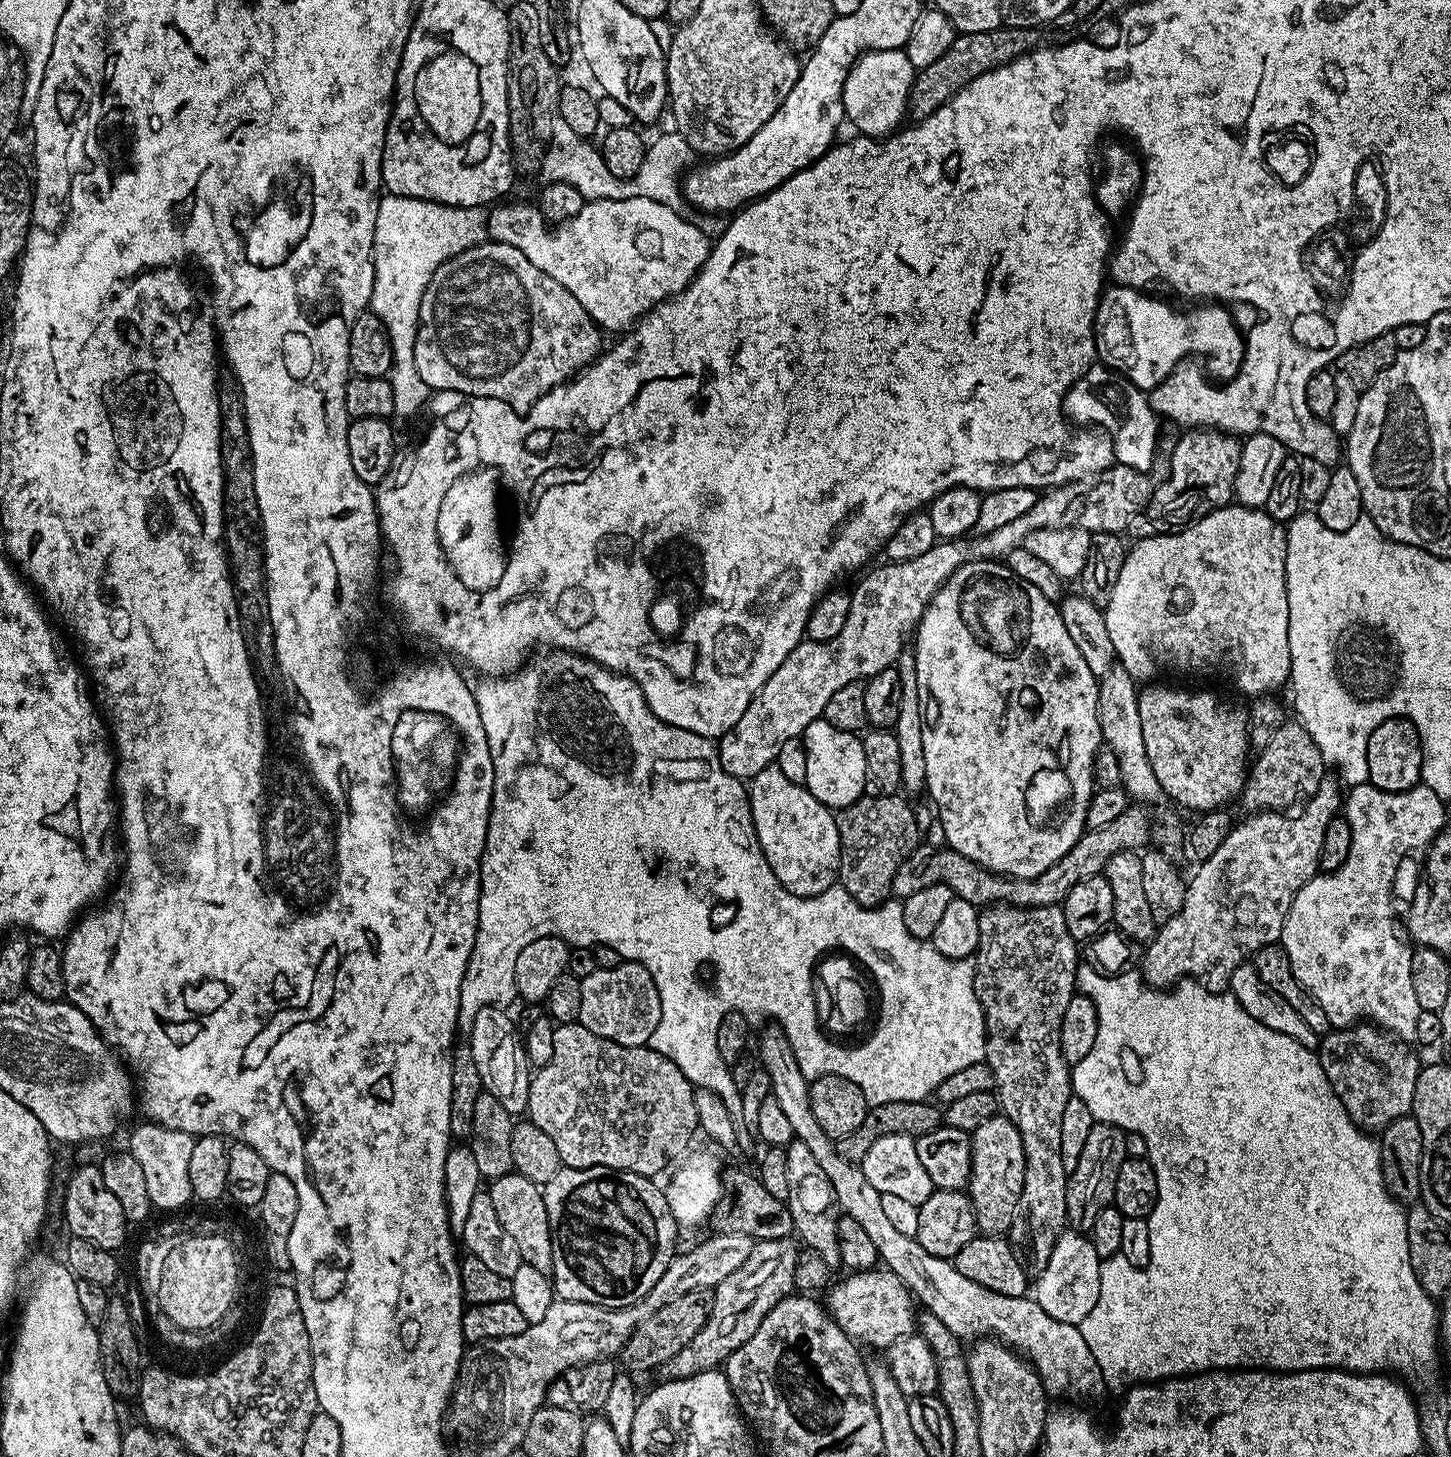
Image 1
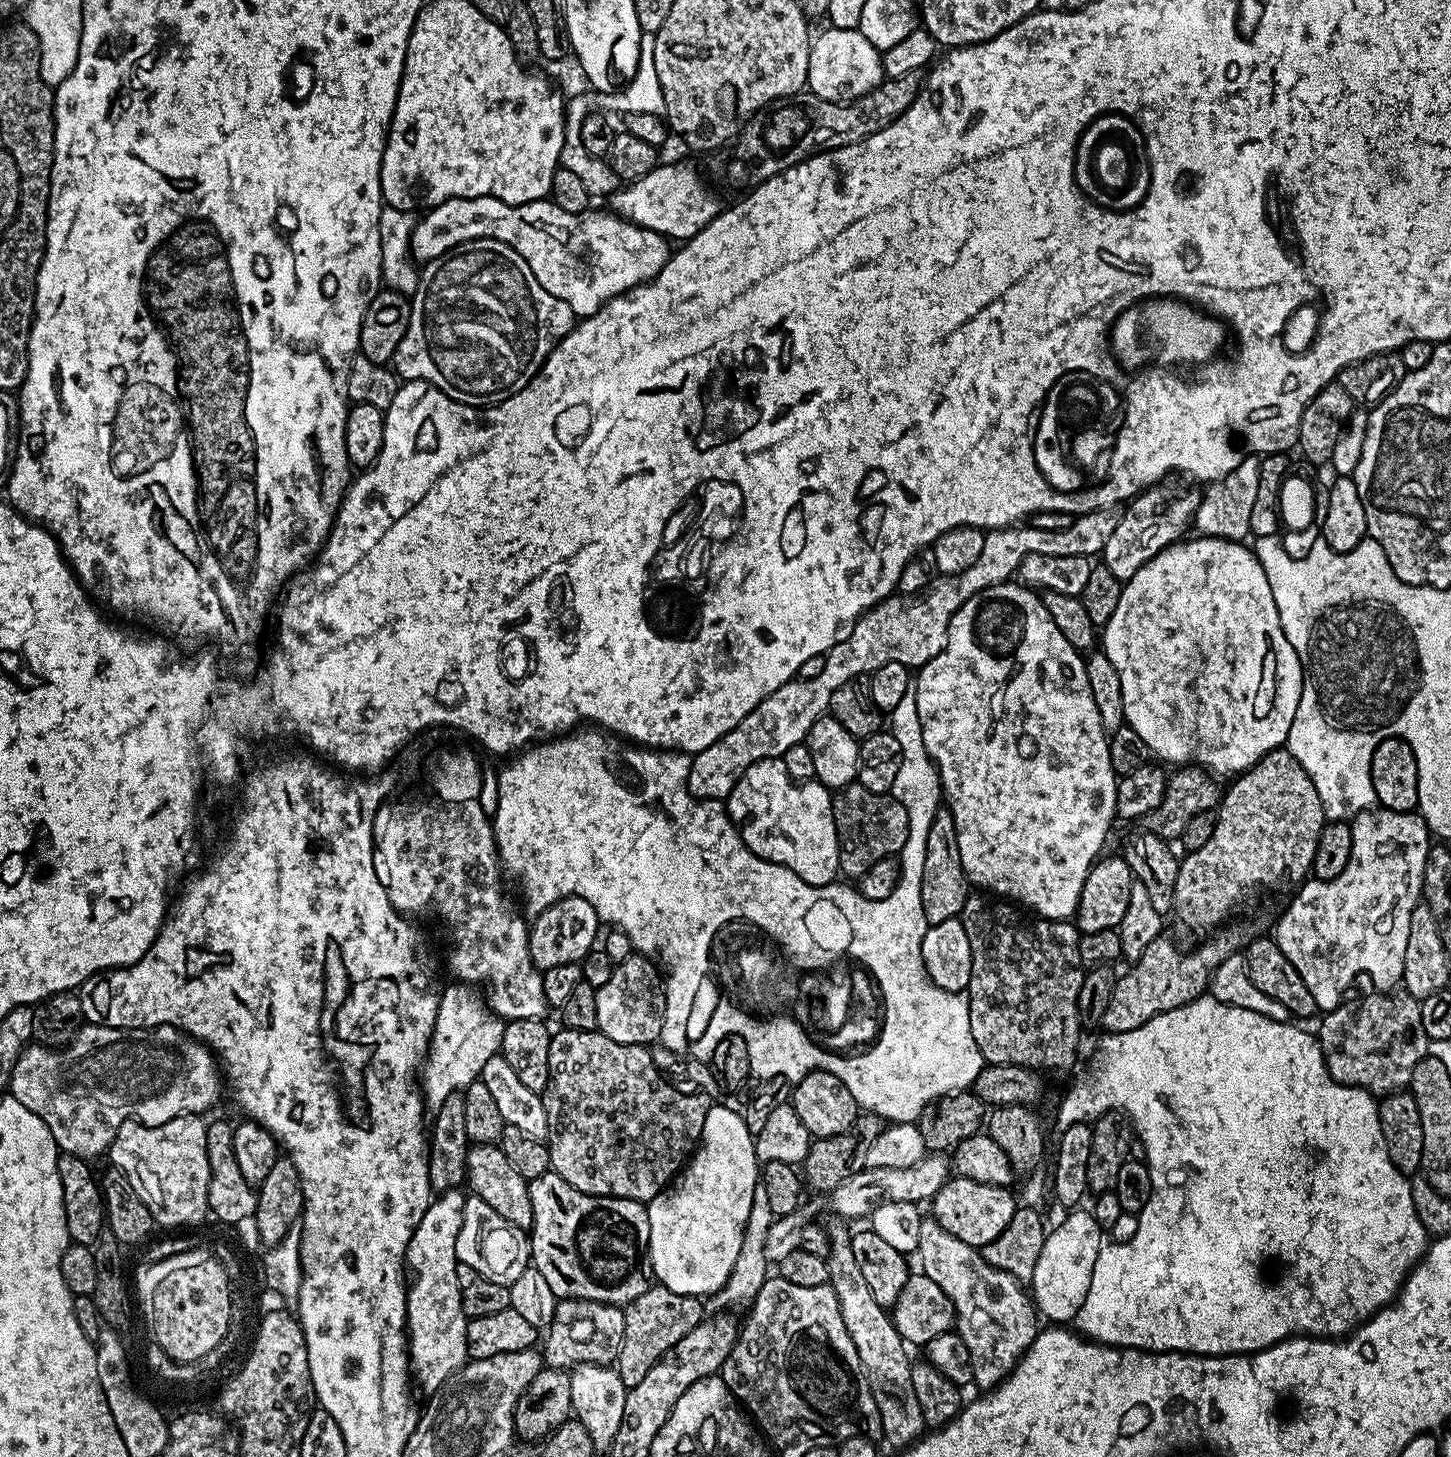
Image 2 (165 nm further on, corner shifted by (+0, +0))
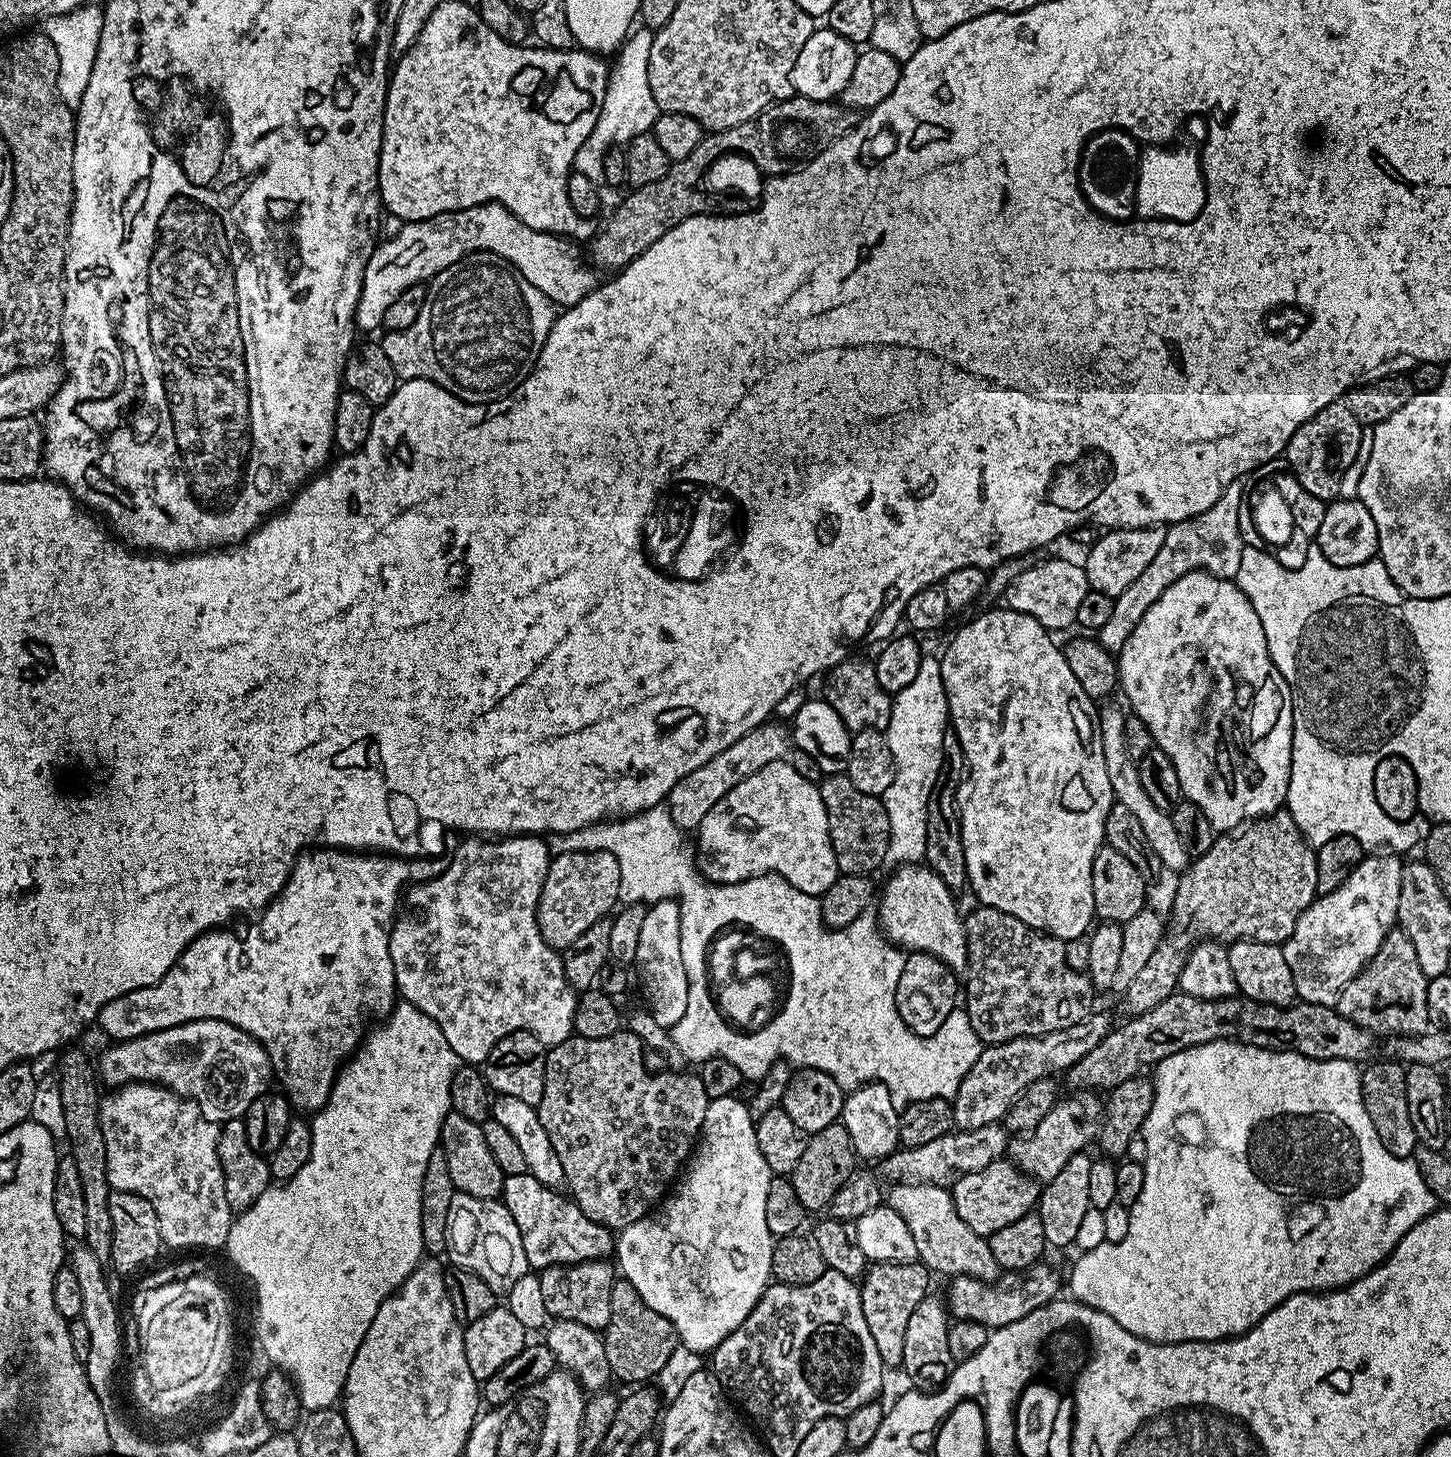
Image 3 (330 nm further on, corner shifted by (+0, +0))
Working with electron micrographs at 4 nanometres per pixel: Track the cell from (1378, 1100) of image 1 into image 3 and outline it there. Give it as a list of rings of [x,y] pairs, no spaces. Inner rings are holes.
[[[1393,930],[1382,942],[1378,954],[1368,960],[1367,966],[1356,977],[1346,982],[1334,1007],[1373,1034],[1421,1036],[1430,1028],[1427,1018],[1428,981],[1429,977],[1422,974],[1422,966],[1418,966],[1414,942],[1410,942],[1404,932]]]

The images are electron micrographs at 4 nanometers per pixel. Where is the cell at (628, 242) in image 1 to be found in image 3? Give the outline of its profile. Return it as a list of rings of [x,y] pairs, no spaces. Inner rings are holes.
[[[501,204],[470,206],[466,210],[438,214],[429,220],[413,220],[405,223],[401,228],[404,229],[397,236],[390,237],[385,244],[384,241],[377,243],[372,256],[368,260],[368,265],[364,271],[362,290],[356,303],[357,329],[376,327],[379,329],[384,323],[386,310],[390,310],[390,305],[394,303],[394,298],[398,298],[398,294],[402,294],[415,284],[424,284],[431,281],[433,276],[436,276],[442,270],[446,270],[451,264],[458,262],[470,252],[498,254],[505,262],[514,265],[522,274],[522,278],[526,278],[526,282],[530,282],[530,286],[538,286],[538,290],[542,290],[542,294],[546,294],[548,299],[556,306],[577,304],[583,296],[587,296],[598,284],[598,279],[596,280],[595,276],[597,273],[589,267],[586,260],[586,265],[584,265],[584,260],[580,257],[579,250],[572,245],[575,243],[571,239],[557,236],[554,232],[534,230],[530,226],[526,226],[526,222],[519,220],[513,212],[503,208]]]

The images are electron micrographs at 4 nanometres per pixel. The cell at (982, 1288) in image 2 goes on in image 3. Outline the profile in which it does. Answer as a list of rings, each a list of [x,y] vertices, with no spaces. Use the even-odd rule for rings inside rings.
[[[896,1182],[893,1184],[896,1185],[886,1192],[886,1204],[900,1215],[902,1222],[906,1222],[910,1234],[914,1234],[914,1246],[919,1263],[933,1273],[941,1272],[944,1278],[973,1276],[979,1280],[992,1282],[1001,1275],[1002,1269],[994,1258],[994,1254],[990,1254],[987,1239],[974,1234],[974,1230],[970,1230],[970,1226],[966,1226],[966,1222],[962,1222],[962,1218],[958,1218],[958,1210],[954,1210],[952,1194],[947,1187],[919,1182]]]

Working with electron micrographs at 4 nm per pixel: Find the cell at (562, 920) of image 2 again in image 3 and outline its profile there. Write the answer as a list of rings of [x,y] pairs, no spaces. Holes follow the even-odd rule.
[[[606,851],[556,852],[548,867],[536,911],[540,933],[551,948],[565,950],[594,922],[607,917],[617,907],[619,899],[620,867],[614,854]]]

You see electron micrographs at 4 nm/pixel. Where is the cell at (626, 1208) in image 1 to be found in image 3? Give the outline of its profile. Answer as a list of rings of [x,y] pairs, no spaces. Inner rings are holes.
[[[528,1171],[504,1177],[502,1203],[510,1210],[522,1234],[529,1269],[543,1270],[555,1264],[577,1264],[583,1260],[602,1260],[614,1252],[613,1229],[586,1218],[575,1200],[548,1188]]]

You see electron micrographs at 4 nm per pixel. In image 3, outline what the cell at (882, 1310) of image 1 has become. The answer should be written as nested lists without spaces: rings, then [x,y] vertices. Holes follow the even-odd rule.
[[[1047,1262],[1032,1264],[1020,1272],[1005,1271],[995,1282],[979,1280],[973,1276],[953,1276],[947,1284],[946,1303],[949,1313],[956,1320],[973,1320],[989,1330],[1010,1326],[1010,1322],[1026,1318],[1030,1310],[1038,1310],[1042,1305],[1049,1304],[1062,1292],[1062,1276],[1059,1276]]]

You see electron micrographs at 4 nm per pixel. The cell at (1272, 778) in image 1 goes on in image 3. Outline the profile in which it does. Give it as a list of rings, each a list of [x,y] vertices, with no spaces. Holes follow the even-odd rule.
[[[1287,810],[1249,823],[1235,834],[1217,835],[1210,850],[1195,857],[1188,867],[1179,873],[1178,879],[1180,881],[1176,884],[1176,893],[1172,896],[1172,920],[1170,916],[1164,938],[1160,941],[1158,950],[1154,950],[1150,962],[1146,962],[1146,967],[1138,974],[1138,978],[1134,978],[1134,982],[1130,982],[1130,986],[1123,989],[1124,1008],[1129,1017],[1140,1016],[1146,1010],[1158,1006],[1158,1002],[1170,998],[1172,993],[1179,989],[1182,966],[1189,951],[1195,948],[1198,942],[1207,939],[1217,942],[1257,940],[1283,945],[1284,941],[1290,938],[1290,934],[1294,934],[1298,918],[1318,895],[1316,853],[1304,839],[1300,828]]]

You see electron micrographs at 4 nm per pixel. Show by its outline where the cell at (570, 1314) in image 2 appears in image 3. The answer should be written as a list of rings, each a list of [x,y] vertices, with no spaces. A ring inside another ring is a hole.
[[[607,1259],[583,1260],[577,1264],[555,1264],[543,1269],[539,1278],[549,1317],[582,1322],[582,1326],[603,1330],[610,1322],[612,1282],[618,1276],[617,1269],[608,1263]]]

